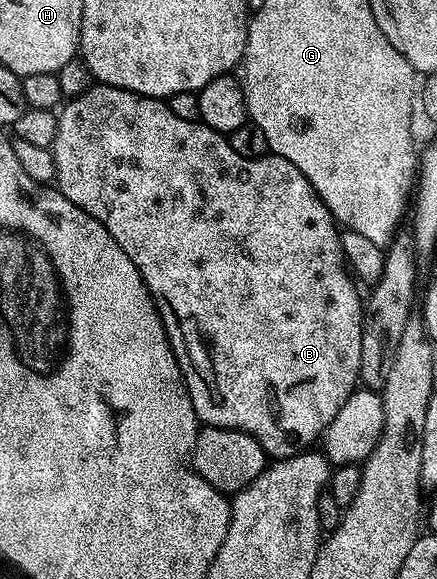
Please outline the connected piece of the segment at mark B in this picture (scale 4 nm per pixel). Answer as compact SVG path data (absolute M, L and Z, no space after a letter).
M93 85L85 94L65 101L59 116L58 136L50 147L56 169L55 189L66 196L70 204L78 204L82 212L94 216L94 220L98 220L98 224L102 224L106 232L118 240L118 248L126 252L134 268L138 268L154 299L157 315L166 328L168 343L178 360L184 387L188 390L188 399L192 401L197 419L206 426L241 430L249 434L272 460L283 460L305 453L311 447L308 445L323 435L330 420L338 416L342 404L346 404L352 391L357 389L365 311L362 294L360 298L356 291L357 283L346 265L338 223L310 180L306 180L306 176L302 176L302 172L298 172L290 160L282 160L282 156L277 154L269 152L262 158L238 156L238 152L230 148L225 135L210 129L199 120L178 120L178 116L170 112L167 101L147 98L117 86Z

